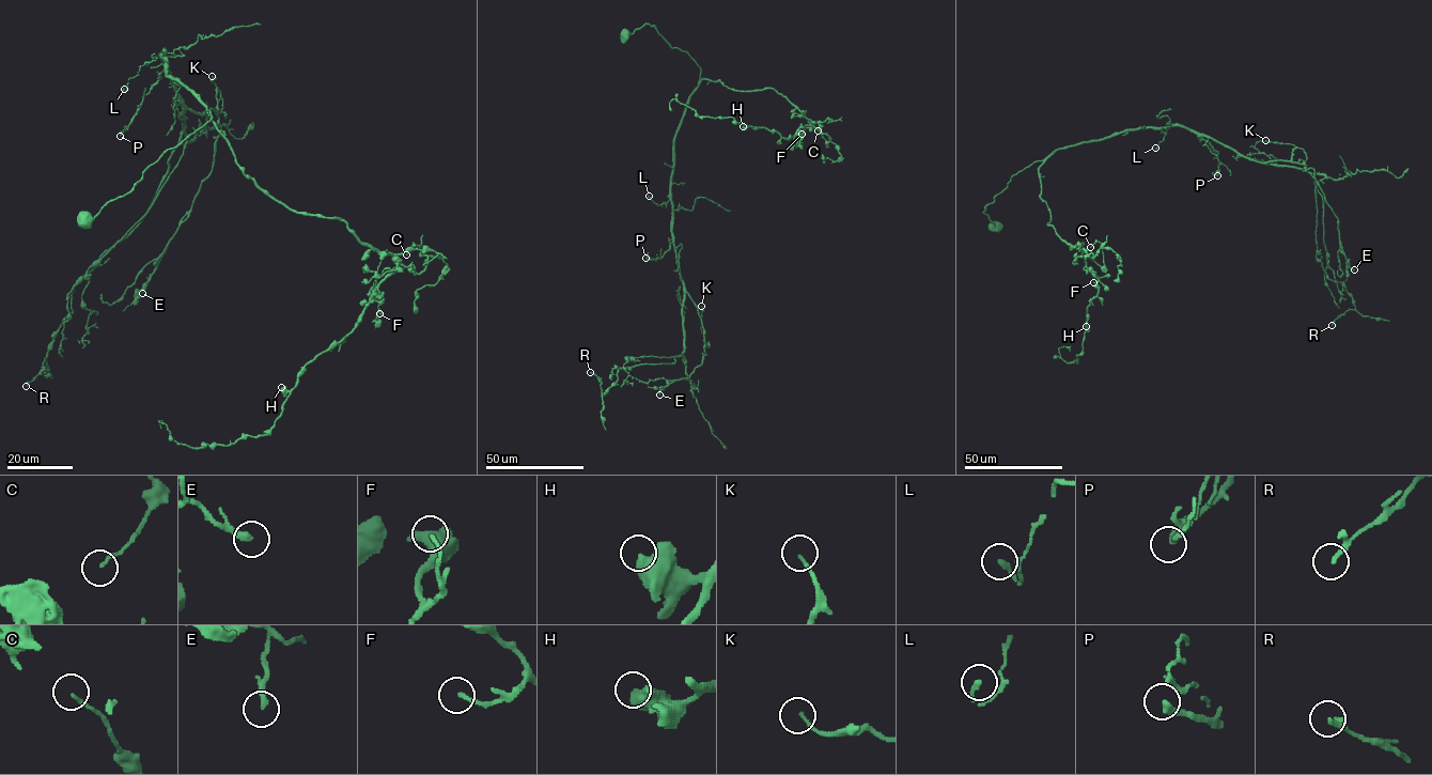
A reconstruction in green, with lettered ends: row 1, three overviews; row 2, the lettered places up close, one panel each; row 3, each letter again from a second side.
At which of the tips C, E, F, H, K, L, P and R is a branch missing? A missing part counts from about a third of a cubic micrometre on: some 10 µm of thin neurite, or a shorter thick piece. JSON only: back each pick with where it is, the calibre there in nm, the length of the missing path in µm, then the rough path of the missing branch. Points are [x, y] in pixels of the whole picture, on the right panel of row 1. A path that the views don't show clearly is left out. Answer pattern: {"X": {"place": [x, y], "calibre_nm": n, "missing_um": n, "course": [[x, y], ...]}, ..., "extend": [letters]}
{"K": {"place": [1265, 140], "calibre_nm": 120, "missing_um": 20, "course": [[1265, 140], [1238, 136]]}, "P": {"place": [1217, 175], "calibre_nm": 280, "missing_um": 30}, "extend": ["K", "P"]}

